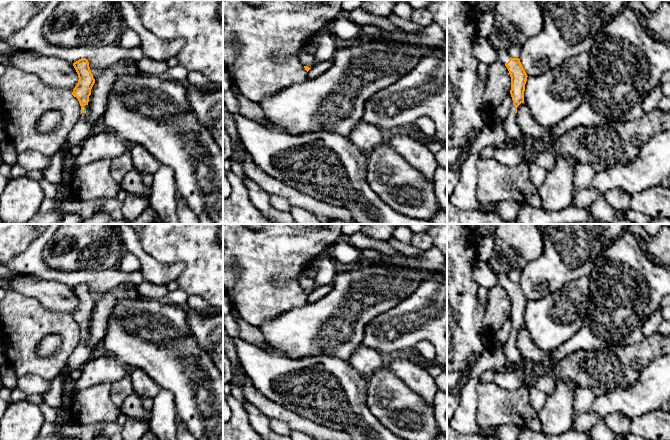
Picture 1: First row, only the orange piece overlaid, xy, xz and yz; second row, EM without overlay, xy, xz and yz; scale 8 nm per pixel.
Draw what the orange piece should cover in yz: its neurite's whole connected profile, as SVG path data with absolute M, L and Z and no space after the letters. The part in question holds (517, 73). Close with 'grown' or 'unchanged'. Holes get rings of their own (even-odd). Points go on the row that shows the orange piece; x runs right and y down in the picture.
M496 49L498 60L505 64L511 77L510 94L513 100L506 118L499 121L510 141L529 142L530 139L519 128L516 121L517 107L524 103L524 91L527 74L519 58L511 58L505 49Z; grown

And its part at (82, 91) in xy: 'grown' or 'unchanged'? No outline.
grown

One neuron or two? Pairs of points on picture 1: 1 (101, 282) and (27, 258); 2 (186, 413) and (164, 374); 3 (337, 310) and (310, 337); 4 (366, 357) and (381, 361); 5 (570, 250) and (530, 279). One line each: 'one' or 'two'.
1: one
2: one
3: one
4: one
5: one

